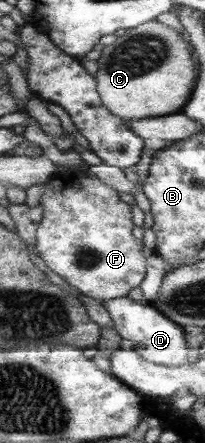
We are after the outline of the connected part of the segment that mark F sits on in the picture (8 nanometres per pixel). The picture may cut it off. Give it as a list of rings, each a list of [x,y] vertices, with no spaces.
[[[79,168],[69,169],[68,171],[61,172],[56,176],[52,176],[49,181],[46,181],[46,183],[41,183],[41,184],[46,184],[46,191],[41,196],[41,207],[43,209],[43,218],[36,230],[36,246],[39,251],[39,254],[44,259],[44,263],[47,265],[47,267],[49,267],[54,273],[59,275],[63,280],[67,281],[67,283],[69,283],[71,286],[76,288],[81,294],[87,295],[94,299],[100,299],[101,301],[104,301],[104,299],[117,299],[118,297],[125,297],[126,295],[129,295],[129,293],[131,293],[131,289],[135,289],[135,287],[139,287],[139,285],[143,283],[143,279],[145,279],[145,273],[147,273],[147,258],[143,256],[143,251],[141,250],[141,242],[139,242],[138,239],[133,237],[133,227],[135,227],[135,225],[133,224],[133,213],[131,213],[131,206],[129,206],[129,204],[119,199],[119,195],[117,194],[118,192],[113,190],[111,186],[101,182],[96,176],[91,176],[91,174],[87,172],[87,170],[83,171]]]

